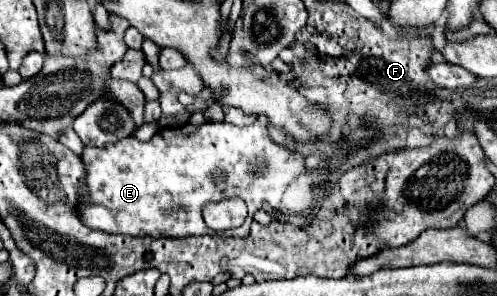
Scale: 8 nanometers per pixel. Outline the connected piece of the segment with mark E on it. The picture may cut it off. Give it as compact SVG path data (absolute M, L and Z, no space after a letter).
M204 122L202 126L172 126L158 130L150 142L140 142L132 136L106 146L106 148L86 148L82 156L86 164L86 186L88 196L80 198L80 218L86 226L94 230L104 230L110 234L130 234L130 236L168 236L168 238L184 238L184 236L200 236L200 234L218 234L208 228L202 218L202 208L206 202L218 202L224 198L238 196L248 204L248 218L242 226L234 230L226 230L226 236L248 236L252 216L256 210L264 210L268 214L302 214L310 216L314 206L322 200L322 184L328 182L328 176L320 176L328 168L326 162L320 162L318 170L308 168L304 156L296 150L278 146L270 136L268 128L260 122L252 126L234 126L228 122Z

